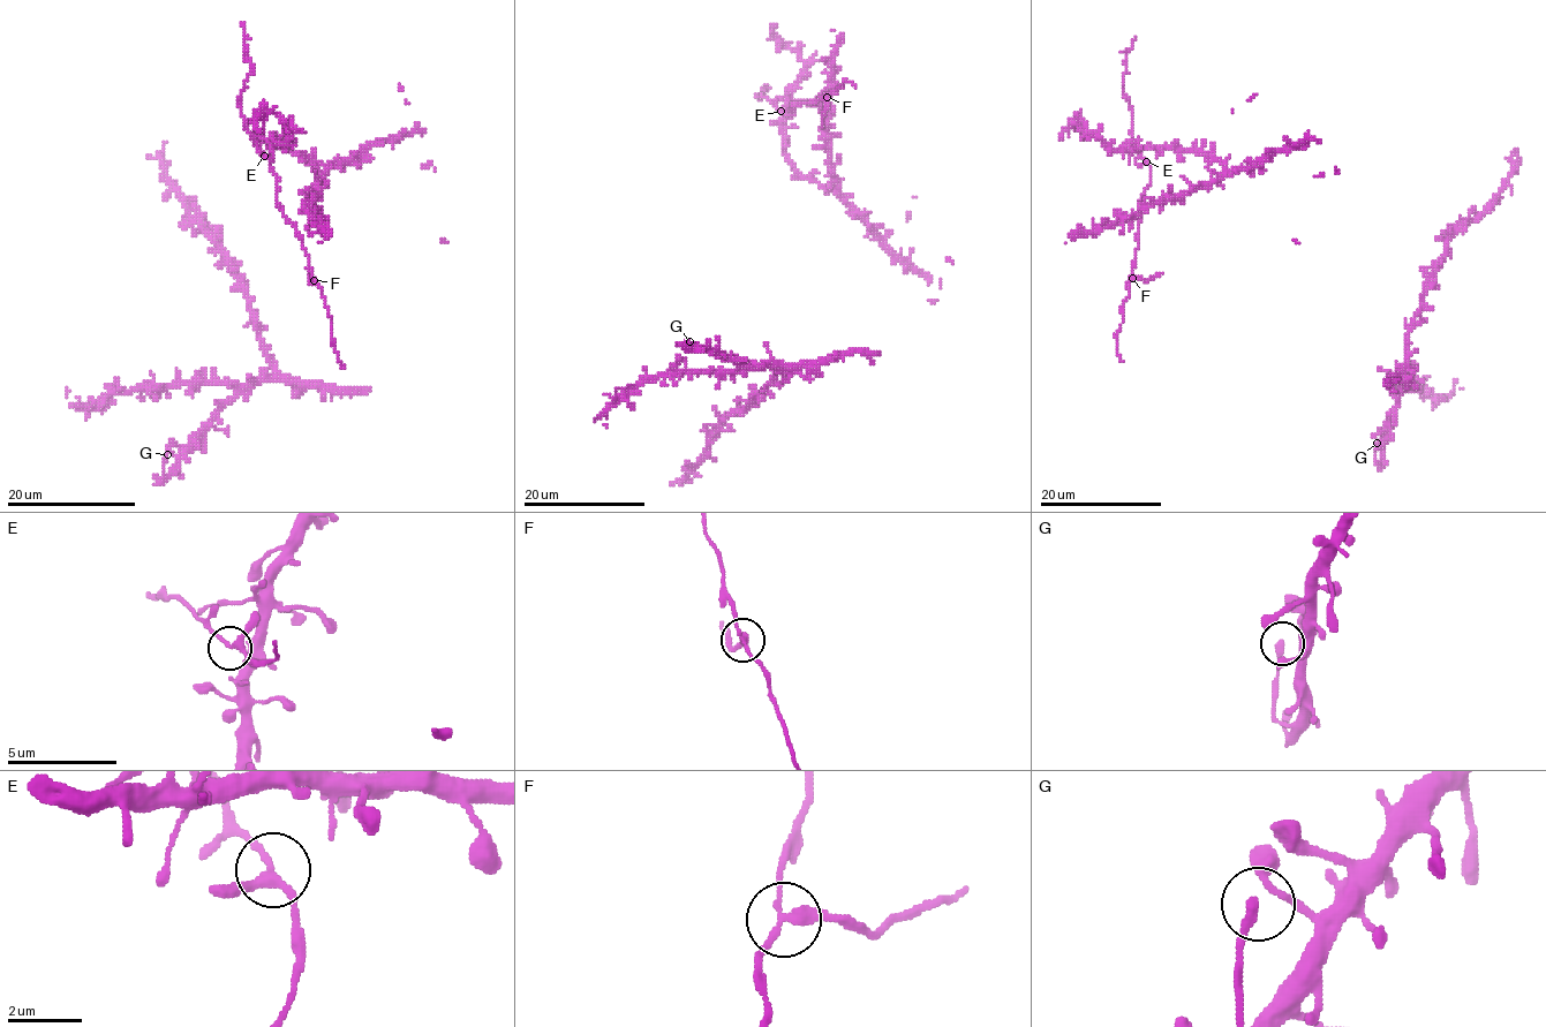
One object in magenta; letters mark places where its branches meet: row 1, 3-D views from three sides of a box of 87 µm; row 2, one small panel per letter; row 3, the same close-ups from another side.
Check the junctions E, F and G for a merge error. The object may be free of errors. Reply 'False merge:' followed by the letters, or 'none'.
False merge: F

